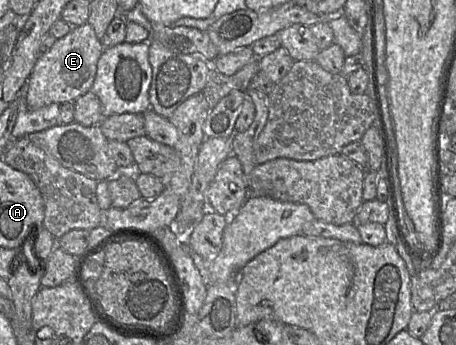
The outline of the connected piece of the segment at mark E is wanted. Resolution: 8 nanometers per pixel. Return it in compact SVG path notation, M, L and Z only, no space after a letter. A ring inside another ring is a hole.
M88 22L73 26L67 35L57 39L37 60L25 86L25 103L28 109L37 110L52 103L73 102L91 91L97 73L97 63L104 49L102 40L96 36Z

